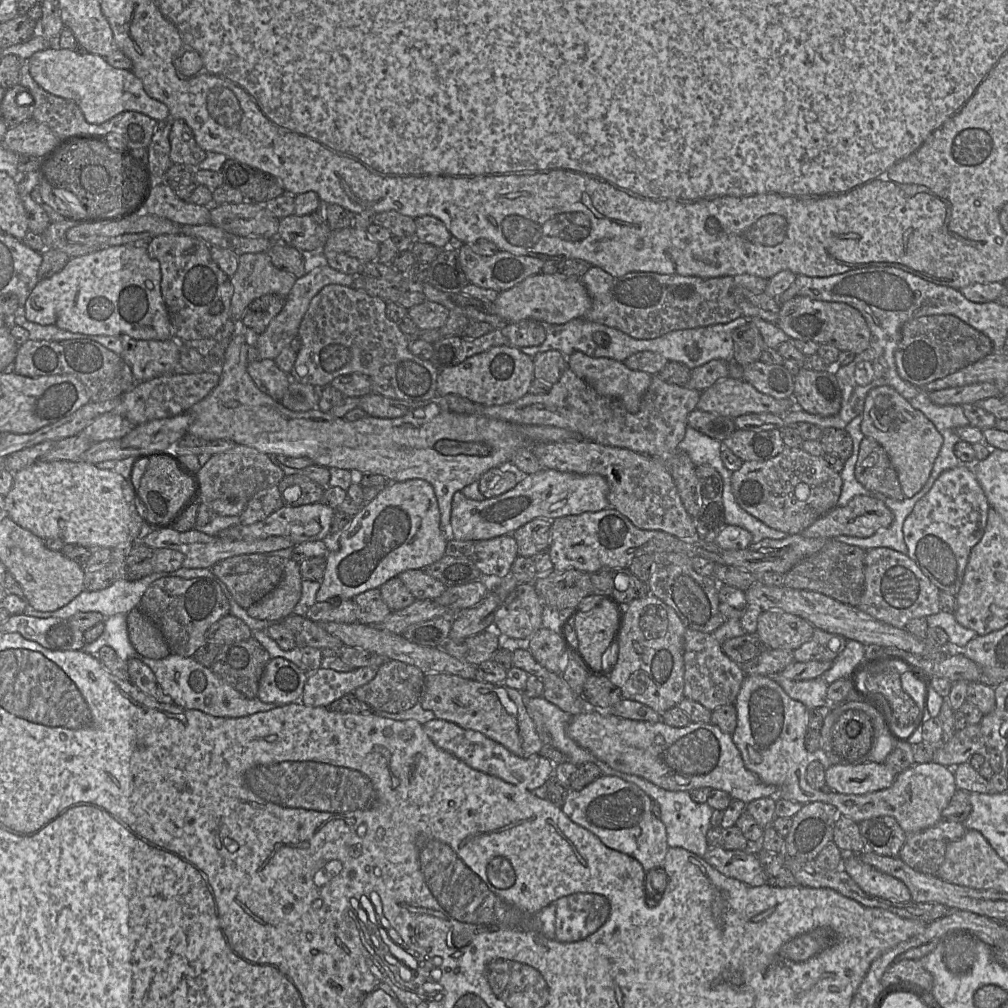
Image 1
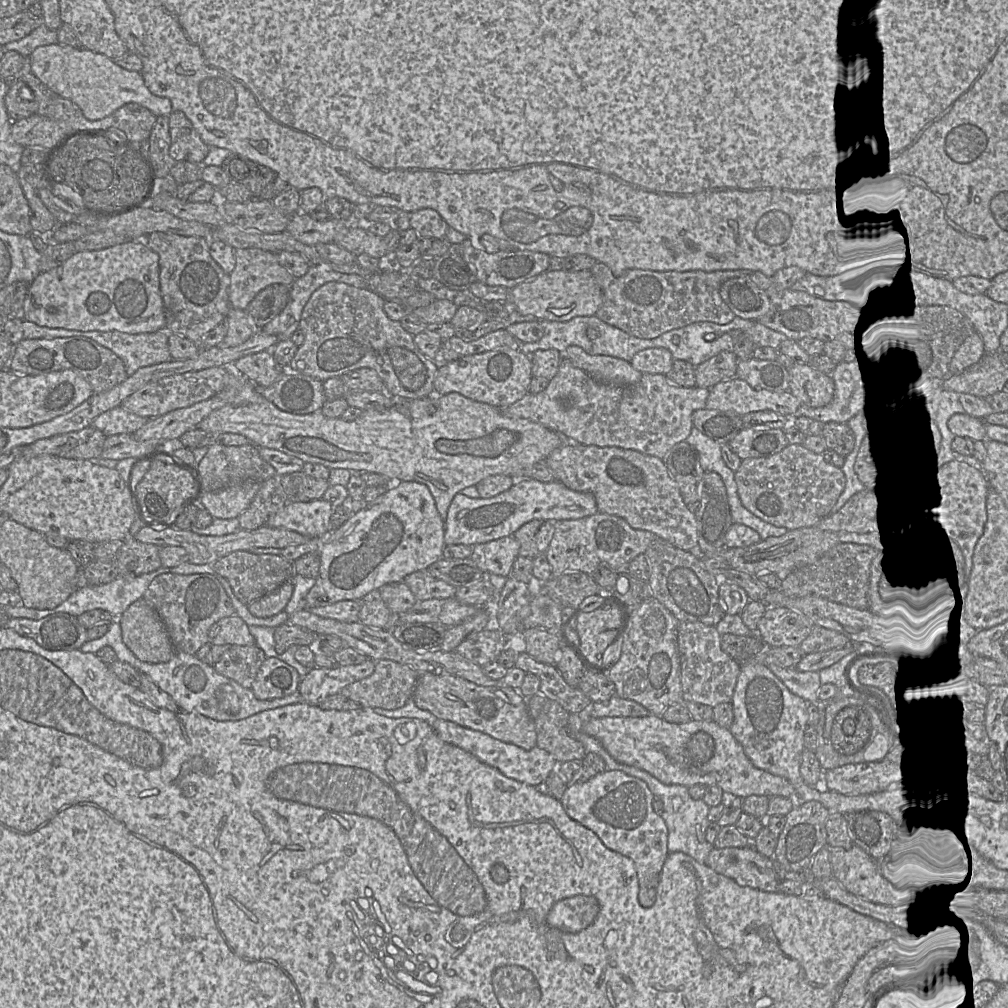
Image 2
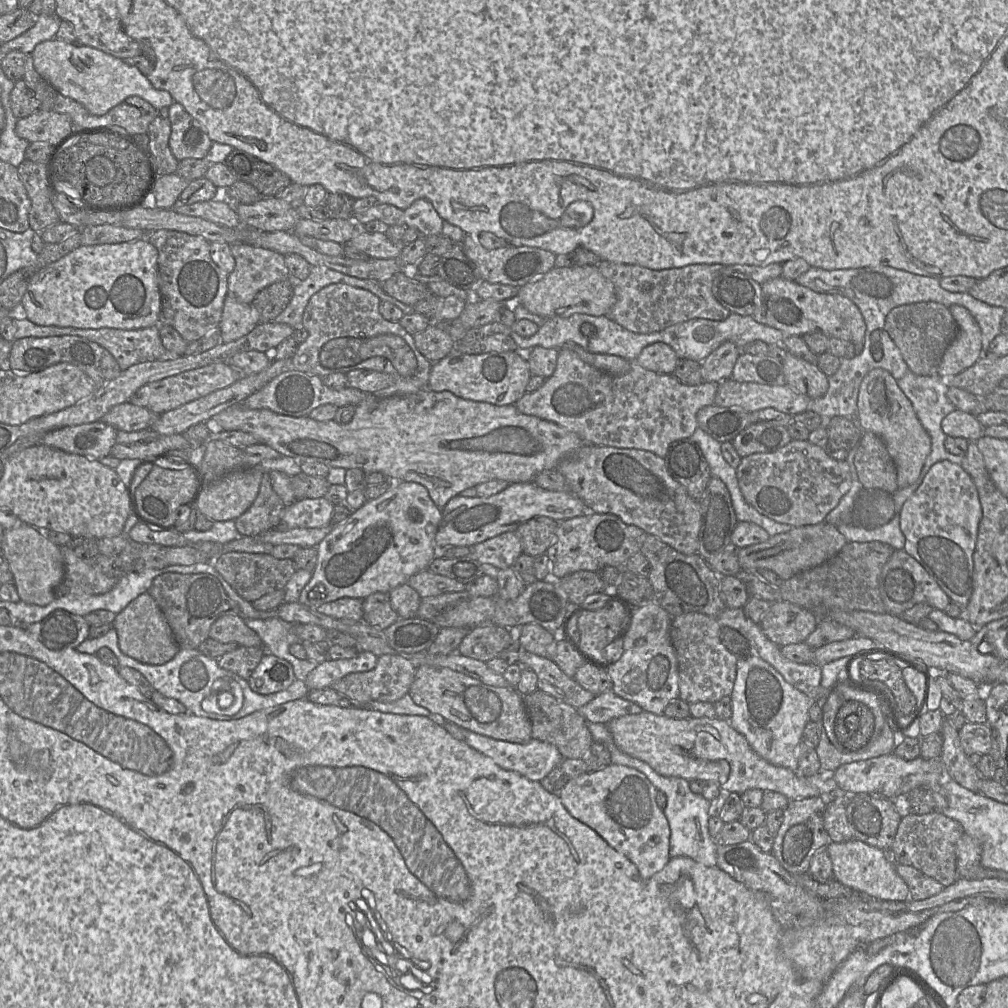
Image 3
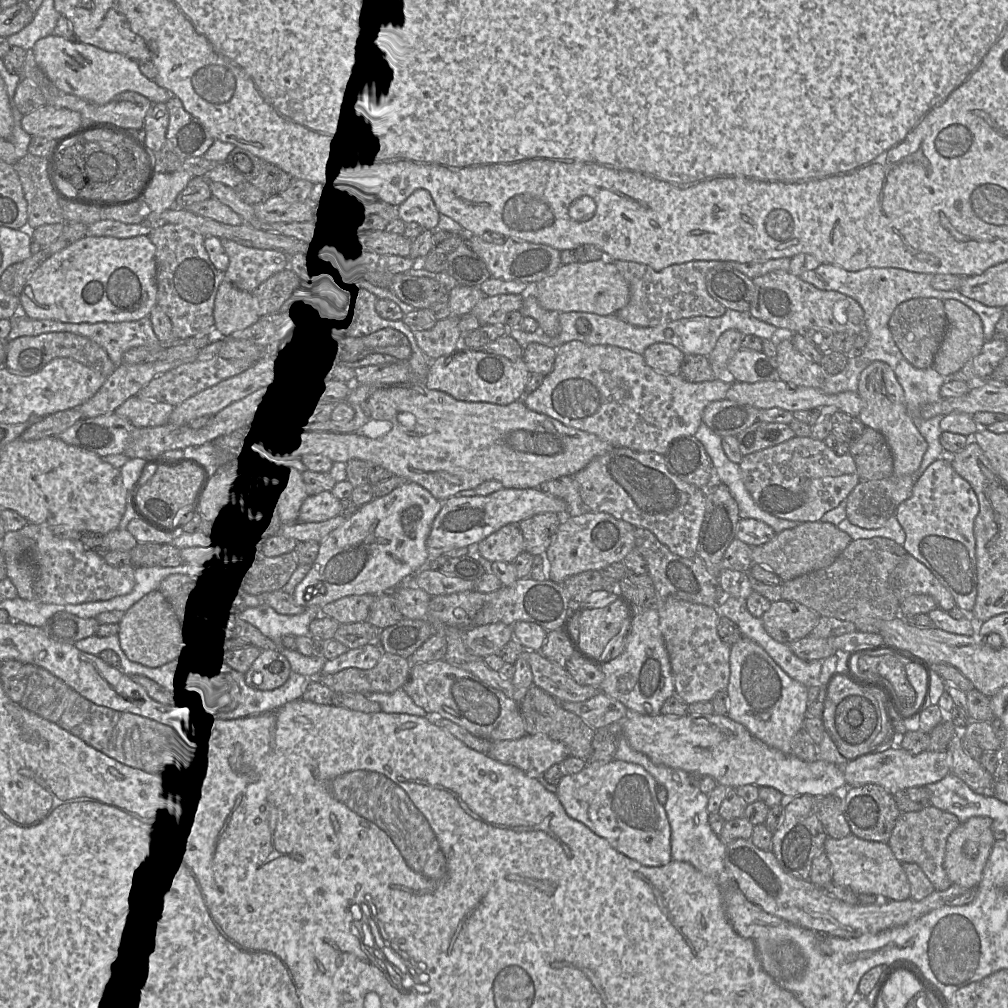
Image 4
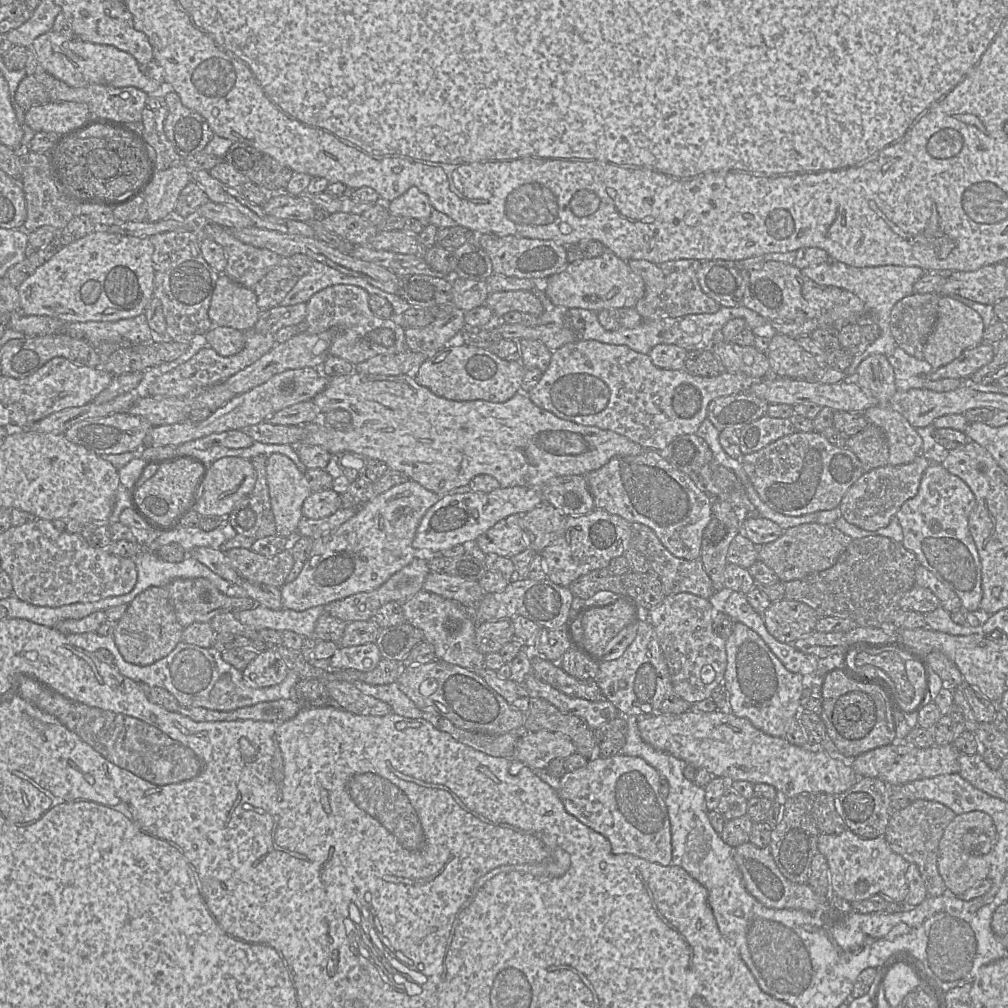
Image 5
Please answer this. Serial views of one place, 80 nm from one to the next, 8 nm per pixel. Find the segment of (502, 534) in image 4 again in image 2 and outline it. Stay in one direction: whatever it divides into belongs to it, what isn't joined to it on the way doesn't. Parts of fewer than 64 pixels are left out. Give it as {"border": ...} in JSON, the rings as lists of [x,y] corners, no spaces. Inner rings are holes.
{"border":[[[506,536],[474,545],[470,558],[484,573],[509,577],[519,556],[519,546],[514,536]]]}

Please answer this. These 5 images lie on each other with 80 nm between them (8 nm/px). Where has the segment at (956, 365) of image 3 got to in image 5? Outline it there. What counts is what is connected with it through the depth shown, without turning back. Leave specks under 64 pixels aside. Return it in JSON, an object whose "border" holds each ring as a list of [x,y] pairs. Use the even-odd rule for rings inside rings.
{"border":[[[942,296],[938,303],[936,324],[924,345],[924,359],[934,370],[945,366],[965,350],[980,345],[984,330],[983,320],[978,312],[950,296]]]}

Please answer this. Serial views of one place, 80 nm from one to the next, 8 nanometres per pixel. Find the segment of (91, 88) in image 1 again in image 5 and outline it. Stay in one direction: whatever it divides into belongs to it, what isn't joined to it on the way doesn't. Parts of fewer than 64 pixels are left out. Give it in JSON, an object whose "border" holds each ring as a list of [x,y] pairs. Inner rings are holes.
{"border":[[[53,30],[38,36],[31,46],[40,65],[52,76],[72,87],[103,84],[112,87],[133,86],[148,95],[165,98],[167,82],[157,82],[145,76],[137,60],[128,52],[107,44],[91,43],[76,37],[64,37]]]}

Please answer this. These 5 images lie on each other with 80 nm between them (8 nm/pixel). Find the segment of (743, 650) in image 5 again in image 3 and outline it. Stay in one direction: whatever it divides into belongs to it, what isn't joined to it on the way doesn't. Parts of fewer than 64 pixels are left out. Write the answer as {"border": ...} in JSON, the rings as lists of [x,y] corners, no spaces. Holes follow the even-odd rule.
{"border":[[[755,653],[738,657],[736,678],[730,695],[731,726],[748,741],[753,751],[767,762],[798,771],[797,748],[809,719],[811,699],[797,690],[769,663]]]}

